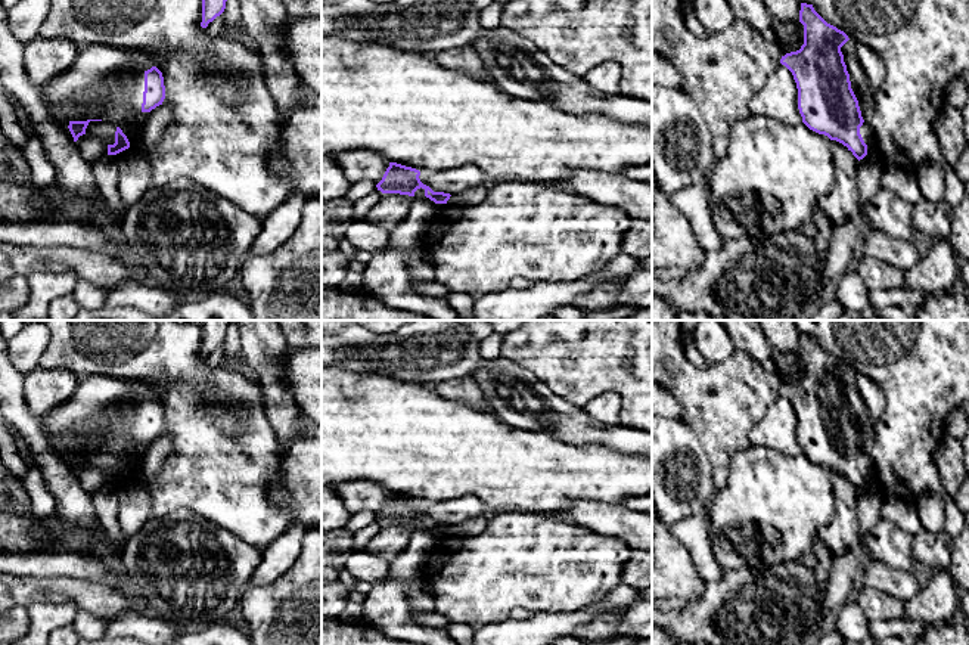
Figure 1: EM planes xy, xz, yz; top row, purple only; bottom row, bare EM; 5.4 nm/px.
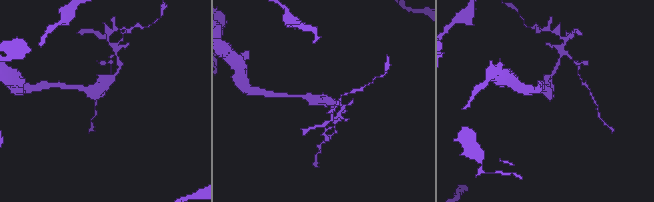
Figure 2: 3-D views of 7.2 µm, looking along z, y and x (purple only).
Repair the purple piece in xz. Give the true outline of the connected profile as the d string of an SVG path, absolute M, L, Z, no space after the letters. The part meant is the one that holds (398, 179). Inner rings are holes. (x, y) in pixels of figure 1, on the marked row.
M389 162L382 180L376 184L382 193L400 193L414 196L417 189L425 190L425 196L435 204L447 204L450 193L434 192L429 186L423 184L419 179L420 171L397 162Z

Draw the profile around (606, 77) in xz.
M609 61L599 66L591 68L584 80L596 90L618 94L621 81L621 68L618 63Z

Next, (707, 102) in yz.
M652 0L652 50L681 69L681 90L695 100L712 137L715 161L726 156L730 128L751 115L749 102L780 62L770 55L765 38L749 24L734 22L718 34L693 35L684 25L683 0Z

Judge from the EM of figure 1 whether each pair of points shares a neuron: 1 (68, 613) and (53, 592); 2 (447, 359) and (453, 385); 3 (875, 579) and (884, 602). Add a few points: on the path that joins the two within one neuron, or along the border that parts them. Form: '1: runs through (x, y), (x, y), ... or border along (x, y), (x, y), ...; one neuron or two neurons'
1: border along (28, 607), (37, 602), (73, 602), (80, 610); two neurons
2: border along (468, 375), (441, 380), (429, 385); two neurons
3: border along (859, 583), (884, 591), (903, 602); two neurons

